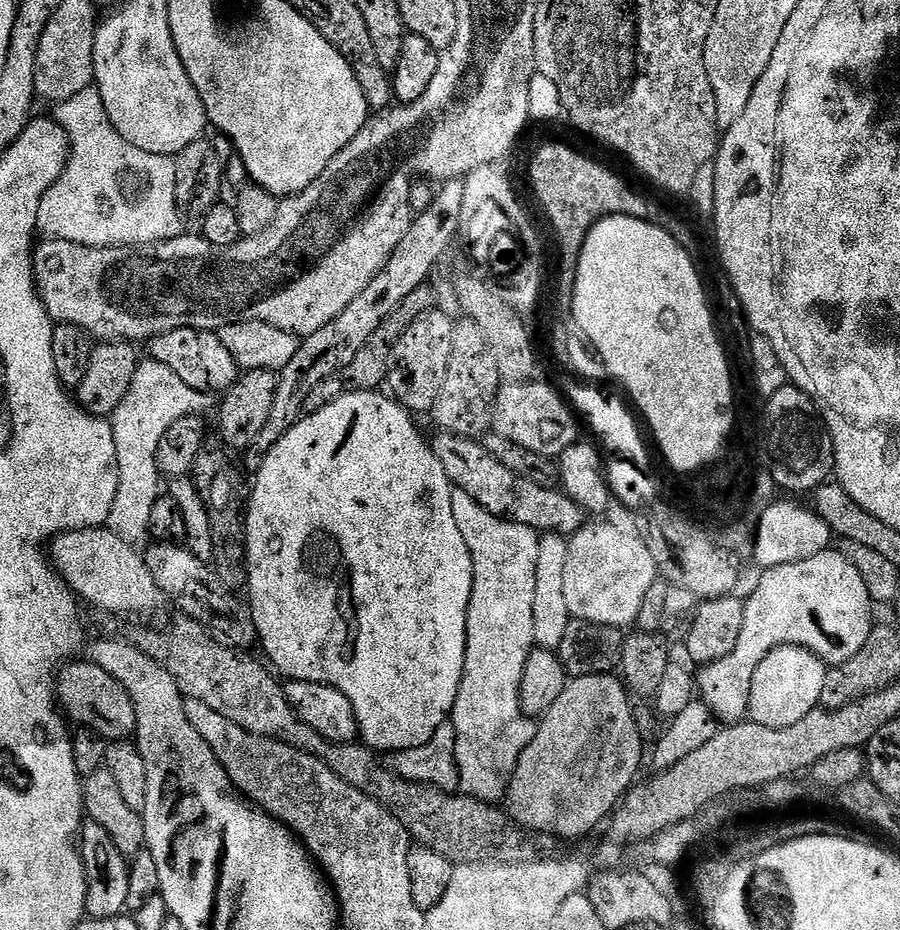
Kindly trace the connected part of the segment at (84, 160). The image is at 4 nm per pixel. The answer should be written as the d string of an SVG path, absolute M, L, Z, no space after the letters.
M85 87L83 92L77 94L75 100L67 101L66 107L60 106L56 113L55 119L64 127L68 133L70 141L70 155L68 158L68 166L64 173L58 178L58 182L54 182L54 186L42 198L42 202L38 206L38 222L37 229L48 238L65 240L66 242L74 242L81 244L87 248L131 248L141 244L157 244L160 240L172 240L175 236L181 235L185 231L182 219L182 213L176 206L176 200L166 198L164 202L154 202L152 206L166 206L166 208L148 208L142 210L138 206L142 206L142 198L120 198L120 166L112 170L112 164L116 162L114 154L122 154L118 152L120 148L128 148L131 143L126 142L112 128L111 124L96 120L91 120L88 116L71 116L64 108L69 108L72 112L80 112L84 108L84 104L100 104L100 93L95 87Z

